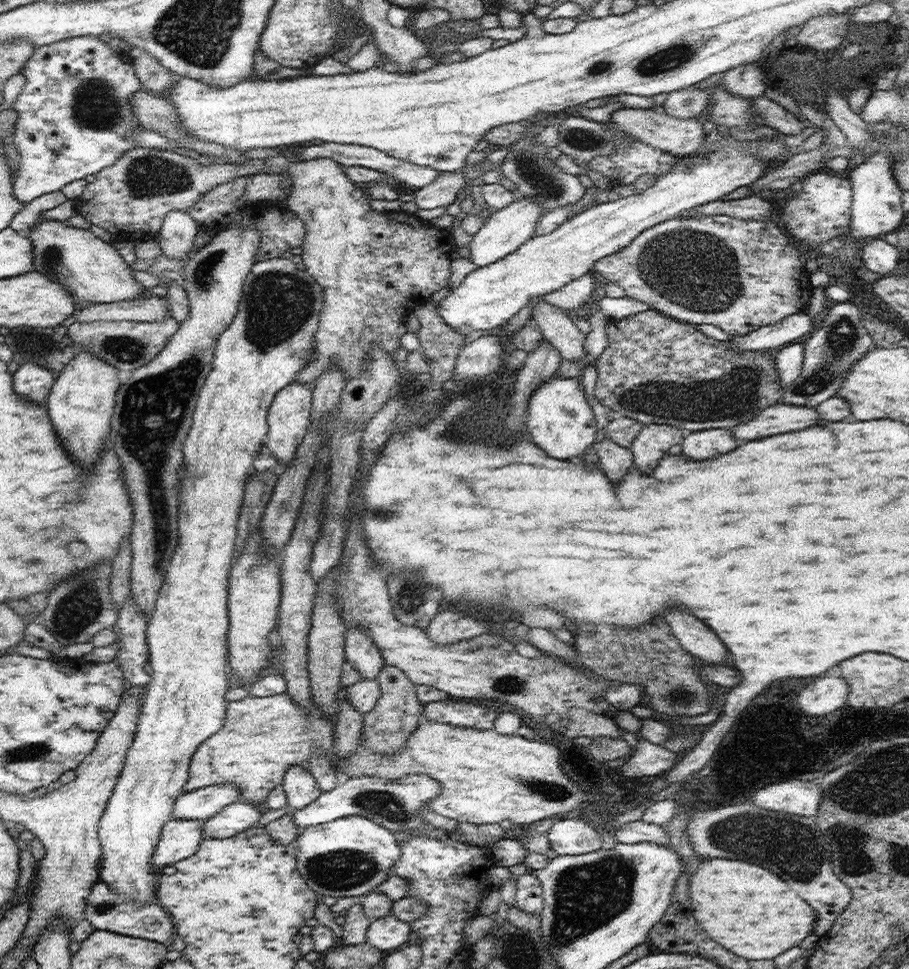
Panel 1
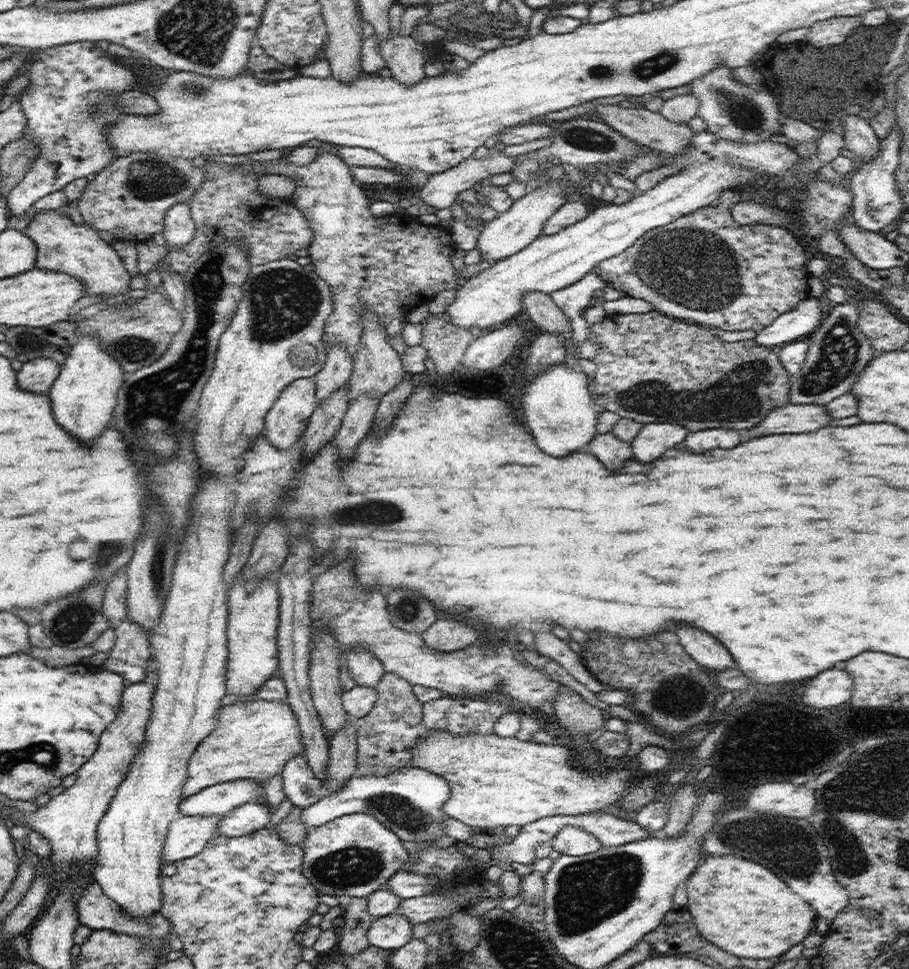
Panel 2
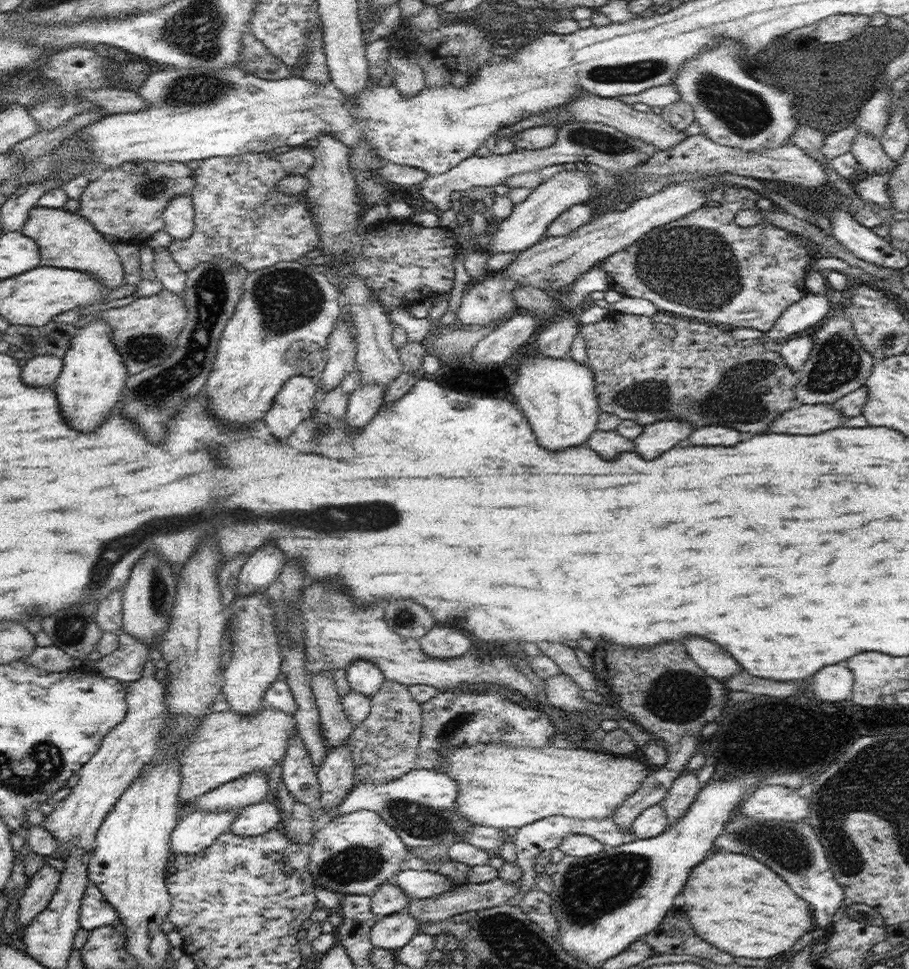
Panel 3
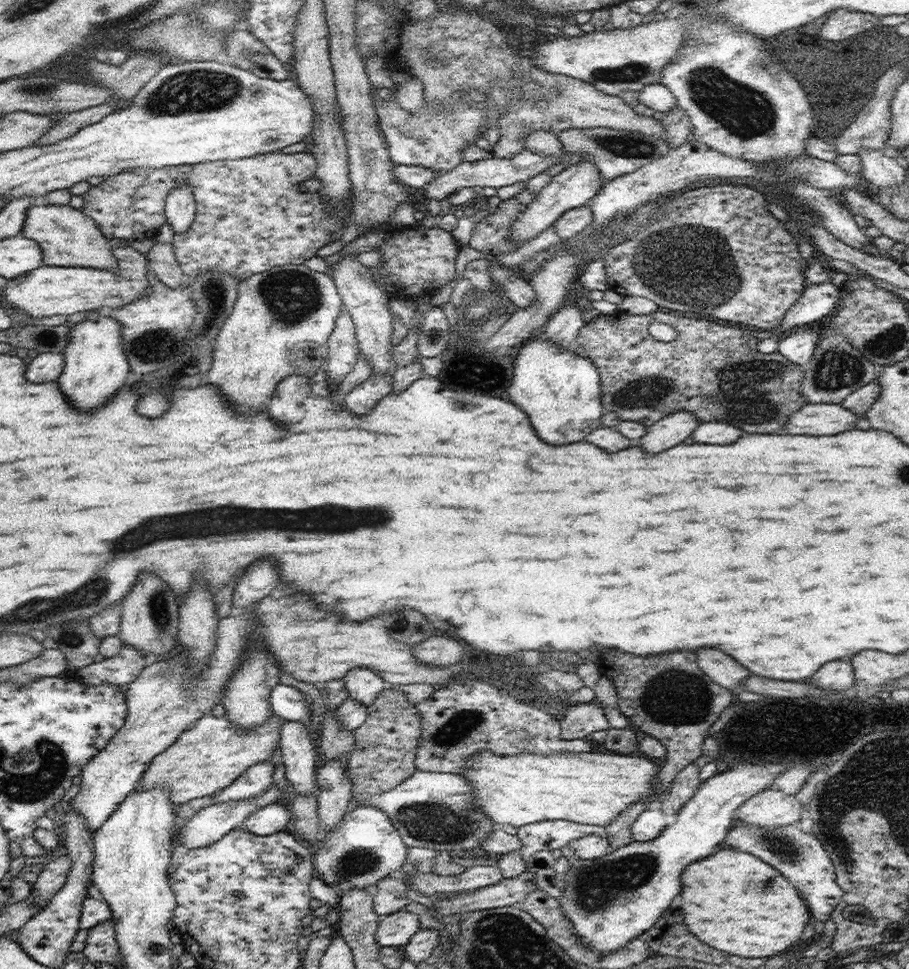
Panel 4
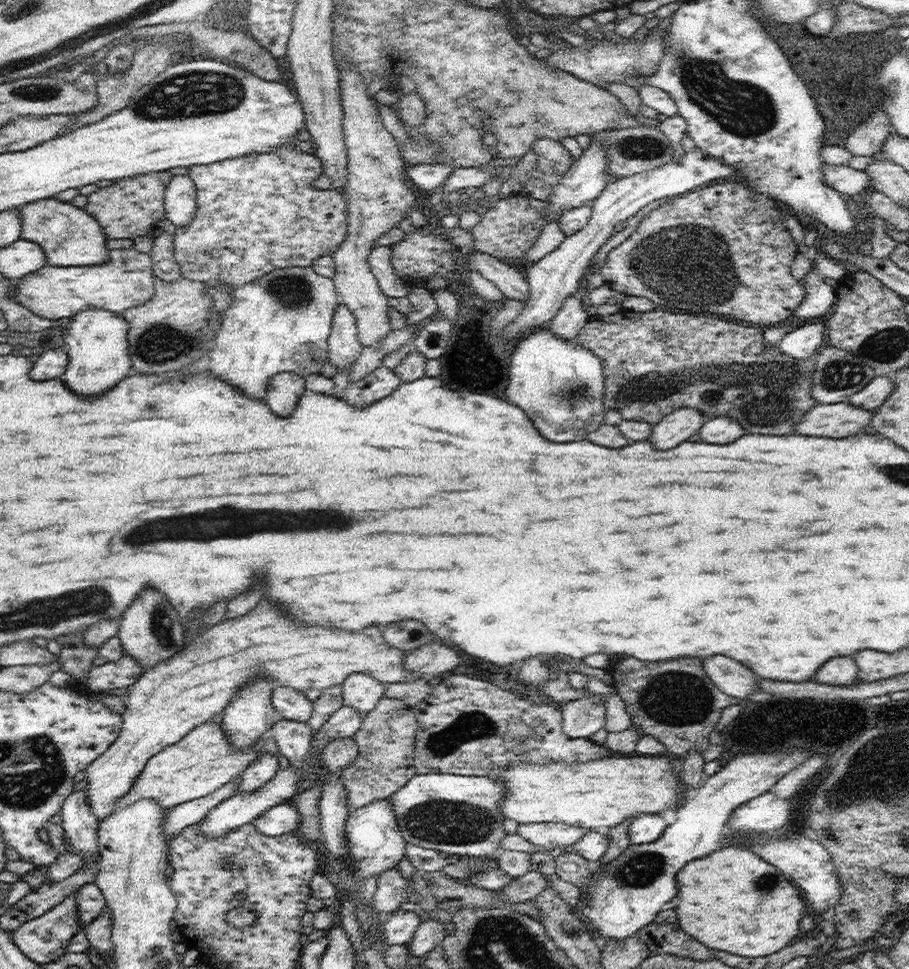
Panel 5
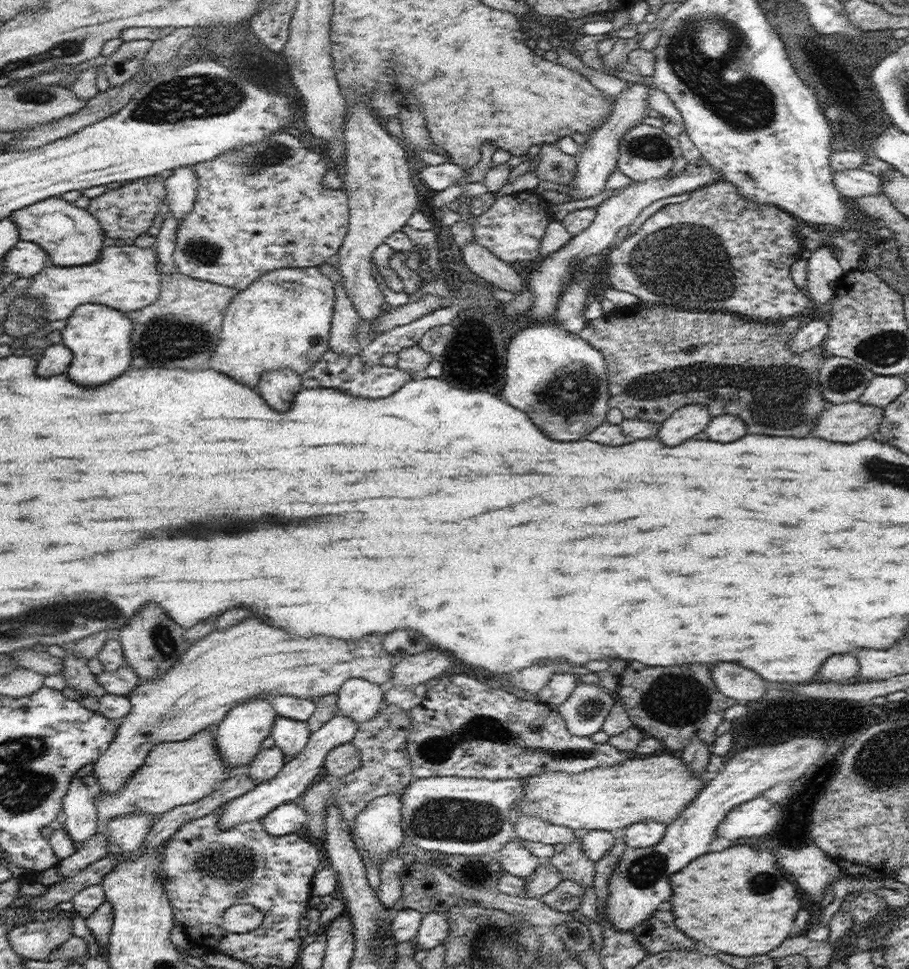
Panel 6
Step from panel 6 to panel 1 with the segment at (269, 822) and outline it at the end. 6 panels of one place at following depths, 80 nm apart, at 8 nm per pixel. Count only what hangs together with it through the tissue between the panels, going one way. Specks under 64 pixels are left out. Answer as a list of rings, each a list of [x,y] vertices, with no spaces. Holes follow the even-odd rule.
[[[233,802],[204,821],[204,836],[211,839],[236,836],[247,828],[259,826],[264,811],[262,806],[250,802]]]

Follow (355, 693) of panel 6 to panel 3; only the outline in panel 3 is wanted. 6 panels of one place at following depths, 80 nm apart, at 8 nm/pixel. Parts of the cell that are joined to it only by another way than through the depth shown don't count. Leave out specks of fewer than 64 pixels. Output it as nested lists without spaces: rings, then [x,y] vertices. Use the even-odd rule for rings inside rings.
[[[357,658],[351,662],[345,671],[351,690],[370,696],[370,698],[380,690],[386,679],[373,662],[363,658]]]

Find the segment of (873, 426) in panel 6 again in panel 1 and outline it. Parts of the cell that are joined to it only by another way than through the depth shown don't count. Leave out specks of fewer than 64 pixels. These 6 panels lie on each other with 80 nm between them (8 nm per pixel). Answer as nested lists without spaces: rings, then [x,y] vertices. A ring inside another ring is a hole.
[[[782,402],[774,406],[769,405],[766,410],[762,410],[762,416],[752,420],[750,424],[736,426],[734,436],[736,440],[758,440],[758,438],[772,436],[772,434],[804,430],[814,424],[818,424],[816,408]]]

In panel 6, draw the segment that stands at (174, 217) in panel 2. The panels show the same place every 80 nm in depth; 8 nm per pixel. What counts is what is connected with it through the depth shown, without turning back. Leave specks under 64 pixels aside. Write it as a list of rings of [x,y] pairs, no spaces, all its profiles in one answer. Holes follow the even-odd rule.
[[[193,165],[175,168],[165,181],[168,211],[180,222],[188,216],[197,197],[199,180]]]

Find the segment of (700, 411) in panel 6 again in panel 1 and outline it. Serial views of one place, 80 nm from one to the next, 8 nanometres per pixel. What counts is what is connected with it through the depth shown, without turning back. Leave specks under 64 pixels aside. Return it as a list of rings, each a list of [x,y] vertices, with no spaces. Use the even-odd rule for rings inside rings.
[[[669,424],[643,425],[631,444],[634,466],[640,472],[652,472],[658,461],[675,444],[681,444],[682,429]]]

